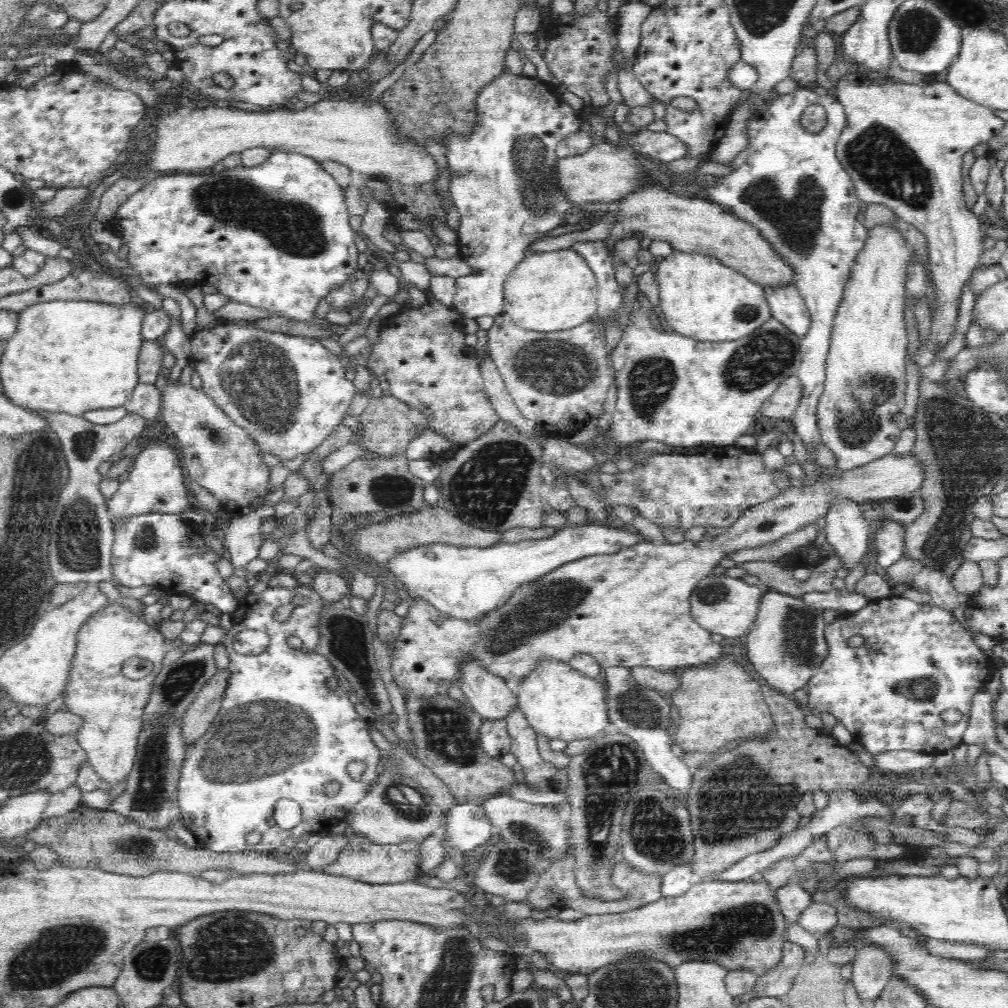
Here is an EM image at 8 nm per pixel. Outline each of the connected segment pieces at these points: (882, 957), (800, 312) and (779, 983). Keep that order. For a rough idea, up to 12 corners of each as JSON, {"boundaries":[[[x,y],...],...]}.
{"boundaries":[[[857,947],[852,981],[875,1000],[893,978],[888,949]],[[794,283],[765,286],[772,316],[799,337],[811,316]],[[786,941],[782,960],[758,977],[754,996],[780,998],[791,989],[805,948]]]}

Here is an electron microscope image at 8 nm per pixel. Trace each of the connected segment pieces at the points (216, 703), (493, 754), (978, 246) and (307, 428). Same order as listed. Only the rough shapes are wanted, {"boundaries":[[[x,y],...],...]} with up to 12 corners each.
{"boundaries":[[[230,669],[219,670],[182,718],[188,746],[219,713]],[[484,720],[479,741],[490,758],[511,752],[505,720]],[[836,82],[857,197],[926,237],[938,383],[987,237],[963,156],[1005,120],[947,82]],[[218,319],[191,336],[202,391],[281,460],[357,389],[310,337]]]}

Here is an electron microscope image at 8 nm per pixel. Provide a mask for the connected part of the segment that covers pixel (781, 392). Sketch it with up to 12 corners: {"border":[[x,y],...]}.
{"border":[[798,376],[786,378],[760,407],[763,419],[790,419],[802,400]]}

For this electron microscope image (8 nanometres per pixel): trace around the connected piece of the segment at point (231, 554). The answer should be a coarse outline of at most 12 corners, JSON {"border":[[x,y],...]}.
{"border":[[284,486],[256,512],[232,516],[220,532],[233,574],[259,554],[261,533]]}

